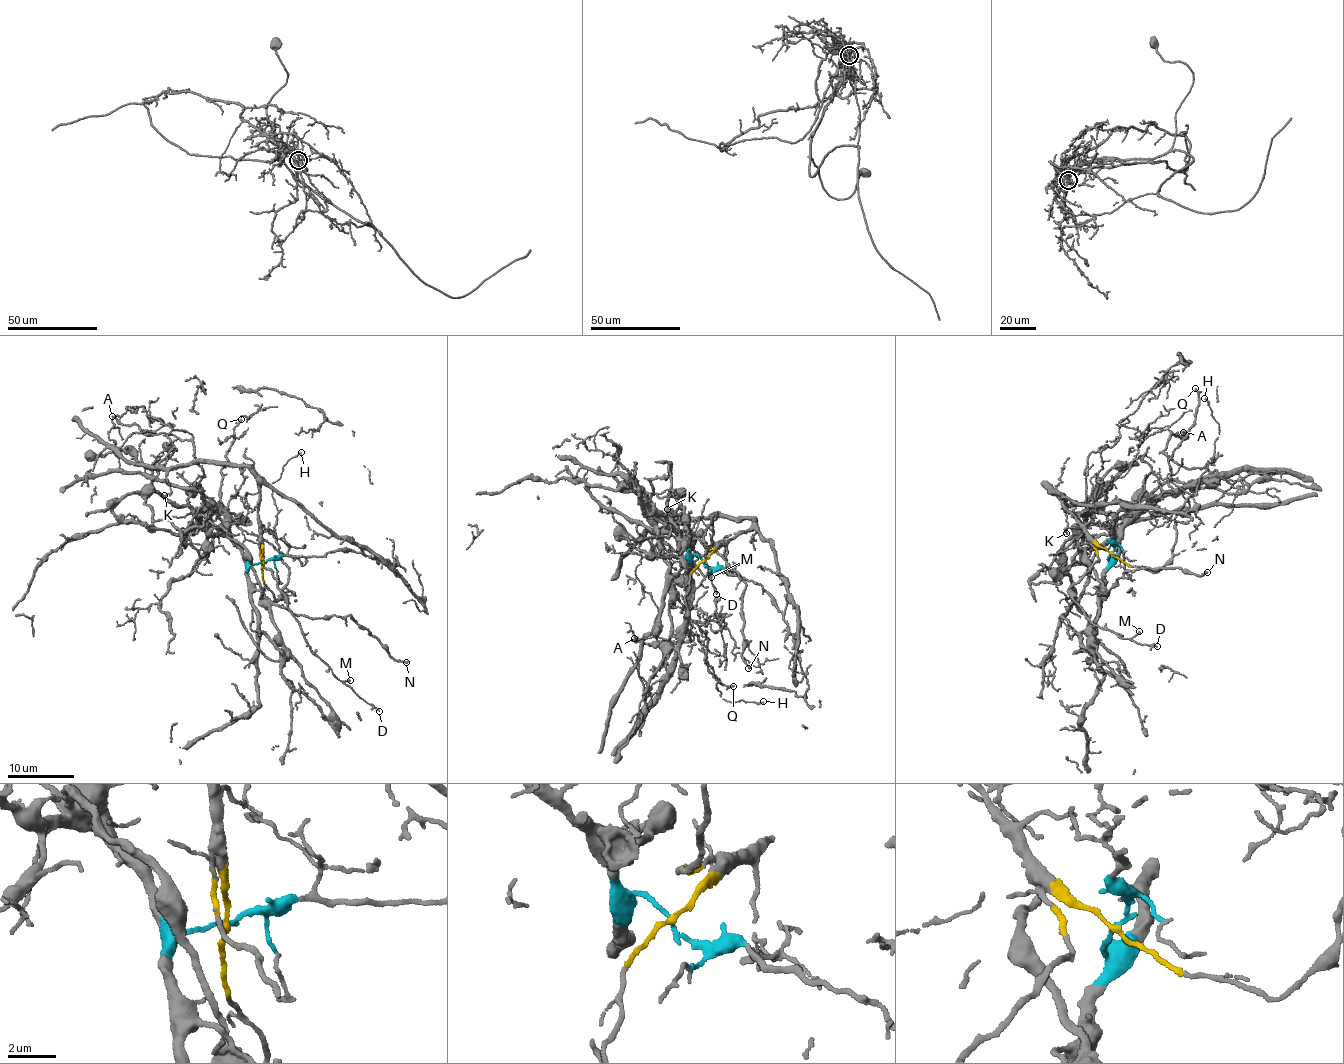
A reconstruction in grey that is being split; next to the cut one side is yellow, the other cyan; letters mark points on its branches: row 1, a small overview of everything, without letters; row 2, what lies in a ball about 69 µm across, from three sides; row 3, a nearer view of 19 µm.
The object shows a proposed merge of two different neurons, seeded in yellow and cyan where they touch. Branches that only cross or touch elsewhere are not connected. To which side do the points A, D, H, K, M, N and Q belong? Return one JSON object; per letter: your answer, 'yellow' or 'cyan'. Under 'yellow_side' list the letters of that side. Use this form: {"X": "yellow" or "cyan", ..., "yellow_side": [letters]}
{"A": "cyan", "D": "yellow", "H": "yellow", "K": "yellow", "M": "yellow", "N": "cyan", "Q": "cyan", "yellow_side": ["D", "H", "K", "M"]}

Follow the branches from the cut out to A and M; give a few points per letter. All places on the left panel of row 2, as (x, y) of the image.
A: (263, 563), (243, 556), (233, 521), (198, 486), (190, 438), (147, 435), (111, 416)
M: (263, 563), (261, 554), (261, 564), (270, 570), (313, 653), (344, 682), (350, 679)

